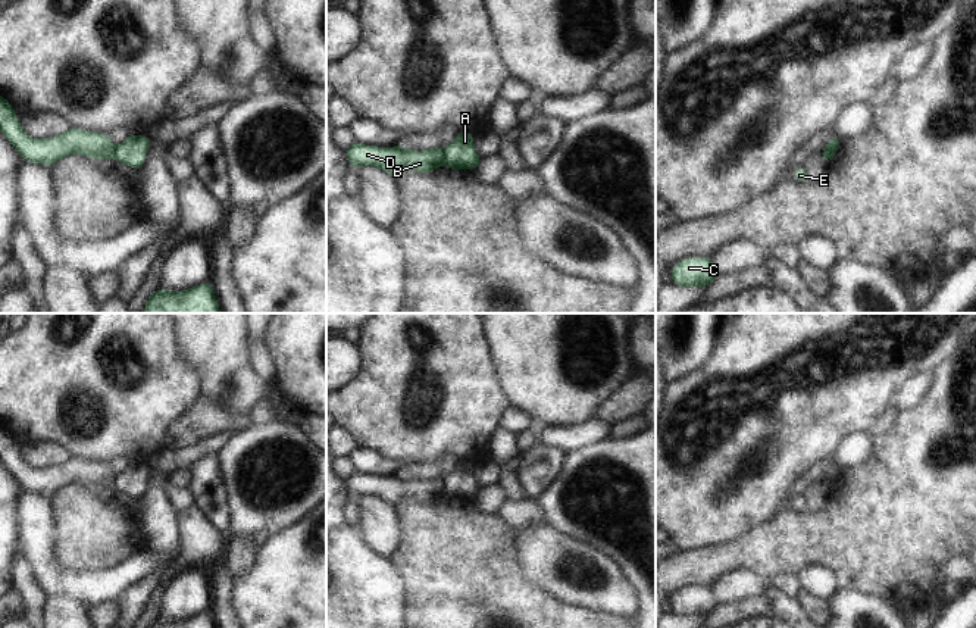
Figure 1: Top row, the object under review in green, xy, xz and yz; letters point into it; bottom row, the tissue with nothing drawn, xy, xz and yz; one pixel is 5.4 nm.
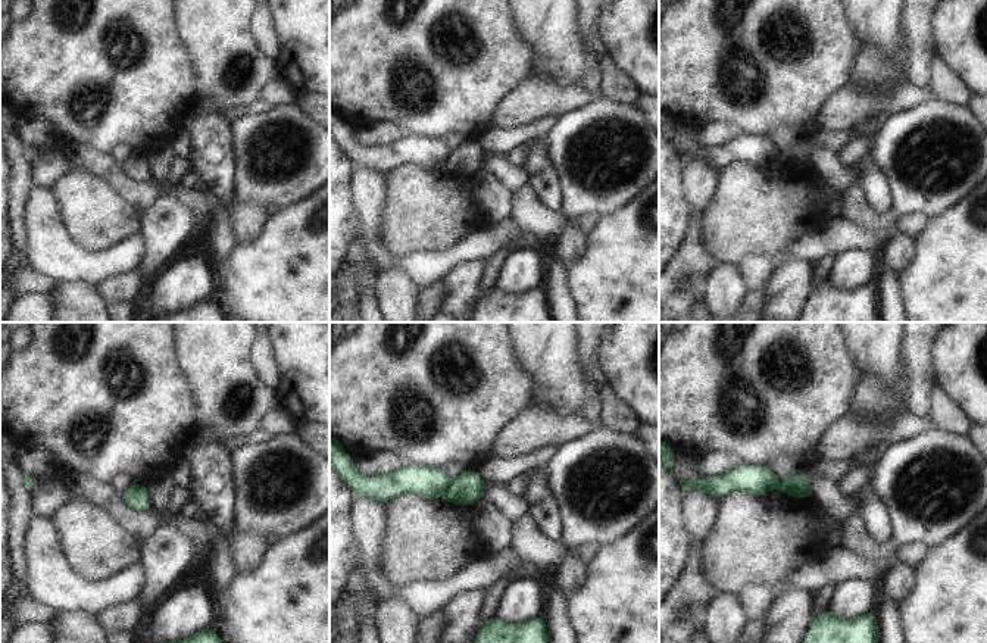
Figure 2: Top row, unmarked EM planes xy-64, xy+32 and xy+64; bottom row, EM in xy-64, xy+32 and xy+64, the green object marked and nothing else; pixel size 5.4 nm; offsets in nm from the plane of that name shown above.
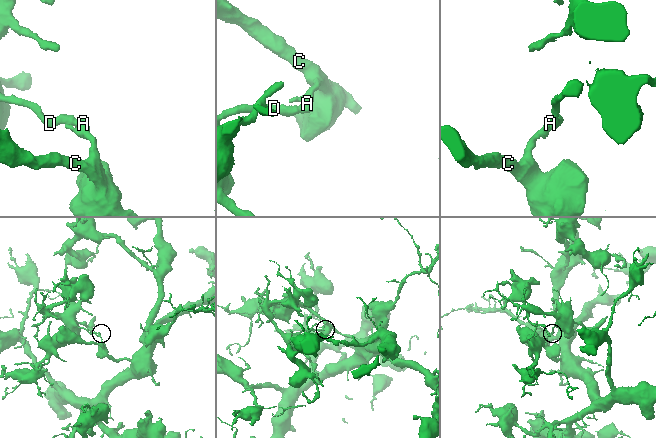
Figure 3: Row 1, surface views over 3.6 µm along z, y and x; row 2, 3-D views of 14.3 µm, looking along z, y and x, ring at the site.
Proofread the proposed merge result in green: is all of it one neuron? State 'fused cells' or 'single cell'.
fused cells

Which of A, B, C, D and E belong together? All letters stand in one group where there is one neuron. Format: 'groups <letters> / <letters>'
groups A C E / B D

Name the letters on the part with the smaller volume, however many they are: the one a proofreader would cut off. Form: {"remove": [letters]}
{"remove": ["B", "D"]}

